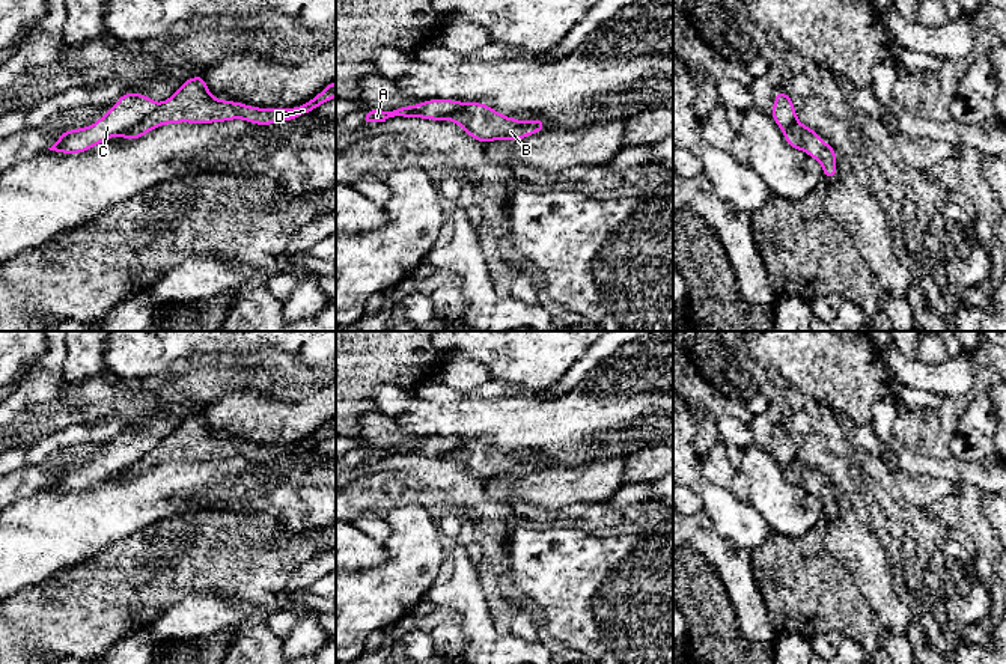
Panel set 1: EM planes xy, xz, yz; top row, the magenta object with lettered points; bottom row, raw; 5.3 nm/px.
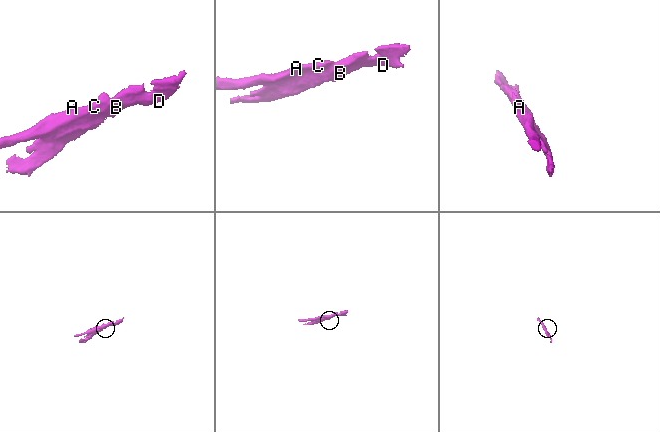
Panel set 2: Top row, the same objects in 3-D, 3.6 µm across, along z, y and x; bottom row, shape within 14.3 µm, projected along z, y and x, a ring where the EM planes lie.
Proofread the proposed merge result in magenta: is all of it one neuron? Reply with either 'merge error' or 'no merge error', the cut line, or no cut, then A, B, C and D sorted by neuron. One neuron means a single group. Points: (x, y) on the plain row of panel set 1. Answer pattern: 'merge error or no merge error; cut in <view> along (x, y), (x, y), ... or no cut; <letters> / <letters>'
merge error; cut in xy along (157, 443), (121, 472); A C / B D

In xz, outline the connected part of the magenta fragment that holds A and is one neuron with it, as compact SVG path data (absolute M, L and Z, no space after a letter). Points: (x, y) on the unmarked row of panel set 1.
M426 437L416 443L398 444L396 447L372 447L366 452L366 459L386 459L393 455L420 455L441 458L446 453L462 447L468 440L453 437Z

